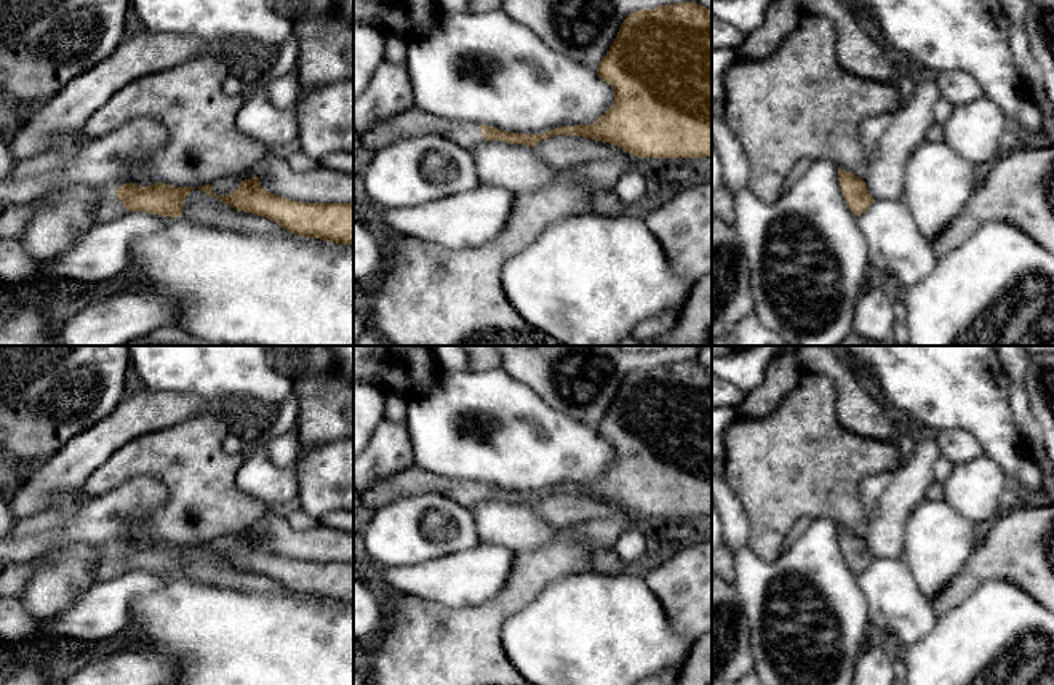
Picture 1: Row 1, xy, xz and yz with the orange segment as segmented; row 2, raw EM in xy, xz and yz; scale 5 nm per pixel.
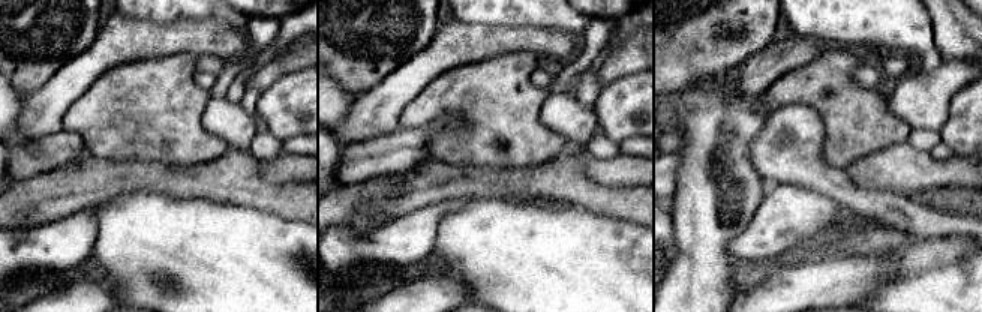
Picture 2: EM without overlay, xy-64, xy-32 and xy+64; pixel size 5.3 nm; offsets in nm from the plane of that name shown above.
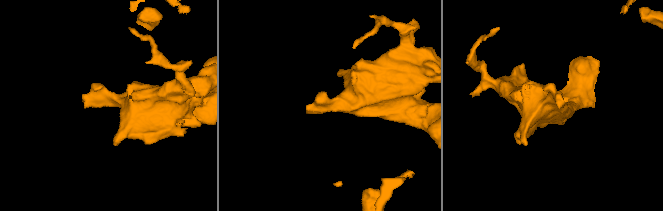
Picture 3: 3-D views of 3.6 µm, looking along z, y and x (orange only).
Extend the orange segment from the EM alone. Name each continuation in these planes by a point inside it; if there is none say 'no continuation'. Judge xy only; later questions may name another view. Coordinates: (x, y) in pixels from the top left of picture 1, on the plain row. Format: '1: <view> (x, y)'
1: xy (109, 565)

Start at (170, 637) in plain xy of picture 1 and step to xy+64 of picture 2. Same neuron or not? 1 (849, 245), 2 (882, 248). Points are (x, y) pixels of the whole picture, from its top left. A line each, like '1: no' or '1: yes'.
1: yes
2: yes

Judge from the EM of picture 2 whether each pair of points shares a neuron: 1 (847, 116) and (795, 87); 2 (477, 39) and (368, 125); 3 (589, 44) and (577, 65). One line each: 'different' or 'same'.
1: same
2: same
3: same

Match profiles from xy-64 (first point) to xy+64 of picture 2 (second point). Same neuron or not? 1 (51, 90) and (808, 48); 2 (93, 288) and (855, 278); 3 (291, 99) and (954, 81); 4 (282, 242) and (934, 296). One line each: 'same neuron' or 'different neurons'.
1: same neuron
2: same neuron
3: different neurons
4: same neuron

